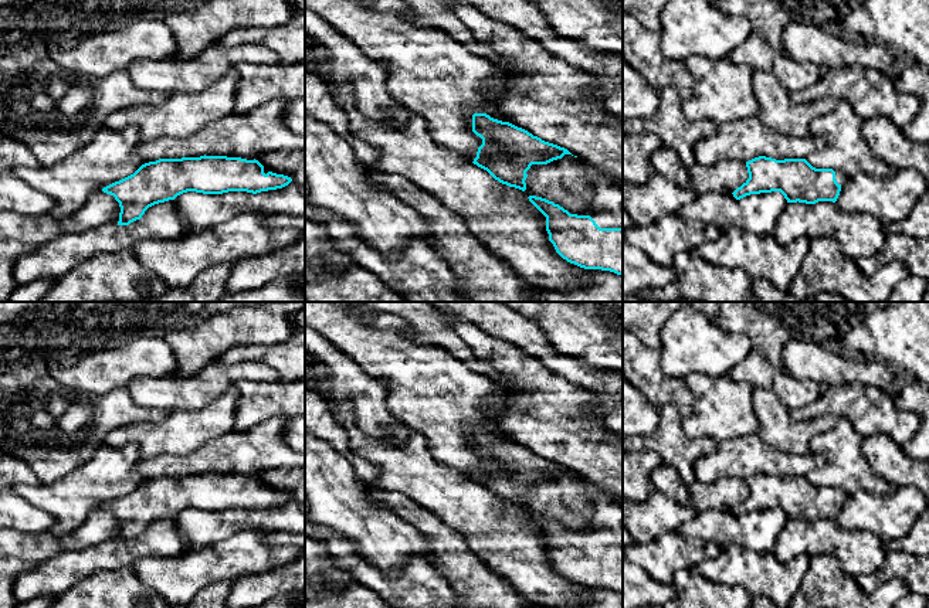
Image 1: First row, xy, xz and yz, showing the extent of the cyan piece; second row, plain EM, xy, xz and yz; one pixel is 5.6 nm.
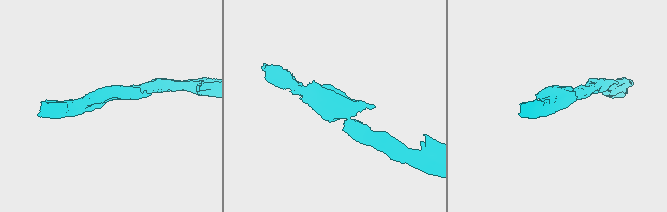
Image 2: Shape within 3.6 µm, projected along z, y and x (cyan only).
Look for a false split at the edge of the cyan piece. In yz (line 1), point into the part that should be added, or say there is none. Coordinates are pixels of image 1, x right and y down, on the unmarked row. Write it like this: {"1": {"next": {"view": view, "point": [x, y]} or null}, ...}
{"1": {"next": {"view": "yz", "point": [840, 493]}}}

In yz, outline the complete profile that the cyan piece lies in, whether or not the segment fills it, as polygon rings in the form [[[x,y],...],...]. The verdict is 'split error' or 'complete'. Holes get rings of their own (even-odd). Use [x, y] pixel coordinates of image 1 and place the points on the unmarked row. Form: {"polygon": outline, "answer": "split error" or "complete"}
{"polygon": [[[759,473],[746,479],[746,485],[749,496],[732,510],[736,517],[780,509],[787,520],[835,520],[841,502],[848,496],[840,488],[816,486],[806,476],[776,478]]], "answer": "split error"}

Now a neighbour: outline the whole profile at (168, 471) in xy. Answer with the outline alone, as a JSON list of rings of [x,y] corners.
[[[272,417],[245,431],[224,434],[183,456],[159,455],[150,459],[140,459],[136,465],[136,472],[145,480],[149,480],[159,476],[200,475],[204,472],[254,478],[261,472],[277,468],[305,468],[305,454],[292,449],[284,439],[285,420]]]

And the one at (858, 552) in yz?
[[[833,519],[787,520],[770,553],[781,563],[800,554],[828,554],[852,577],[875,574],[886,560],[884,543],[875,534],[844,530]]]

